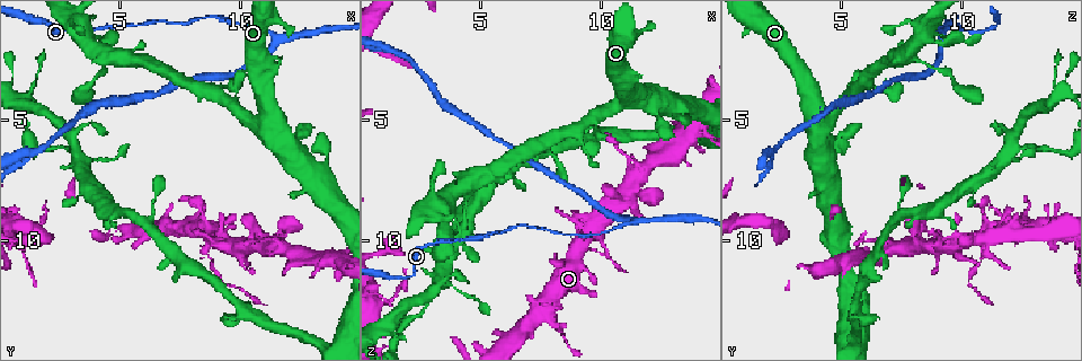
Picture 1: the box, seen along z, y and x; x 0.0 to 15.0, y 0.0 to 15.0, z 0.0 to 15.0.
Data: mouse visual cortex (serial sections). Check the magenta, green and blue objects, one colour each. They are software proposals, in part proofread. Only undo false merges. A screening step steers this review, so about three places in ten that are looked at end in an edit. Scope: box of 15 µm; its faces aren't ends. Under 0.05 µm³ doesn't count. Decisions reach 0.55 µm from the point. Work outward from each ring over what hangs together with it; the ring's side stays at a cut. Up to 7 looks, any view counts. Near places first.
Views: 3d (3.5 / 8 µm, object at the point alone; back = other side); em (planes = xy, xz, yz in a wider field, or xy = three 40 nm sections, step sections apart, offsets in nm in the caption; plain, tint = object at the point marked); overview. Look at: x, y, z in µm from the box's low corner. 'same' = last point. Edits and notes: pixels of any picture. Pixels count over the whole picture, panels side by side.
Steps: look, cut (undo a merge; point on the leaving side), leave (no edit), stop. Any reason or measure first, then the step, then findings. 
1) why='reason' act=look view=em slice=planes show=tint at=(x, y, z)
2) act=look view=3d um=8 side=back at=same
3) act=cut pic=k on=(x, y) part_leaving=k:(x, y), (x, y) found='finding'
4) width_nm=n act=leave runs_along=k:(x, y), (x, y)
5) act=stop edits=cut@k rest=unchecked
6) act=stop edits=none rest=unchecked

why='sudden change in width' act=look view=3d um=3.5 at=(8.6, 10.3, 11.0)

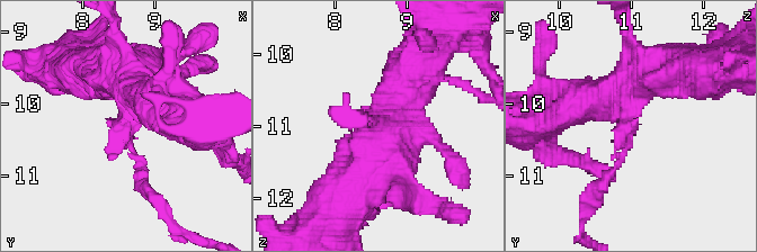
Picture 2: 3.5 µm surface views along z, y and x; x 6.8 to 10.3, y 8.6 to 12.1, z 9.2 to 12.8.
arm_widths_nm=150,600 act=look view=em slice=xy step=5 show=tint at=(8.60, 10.30, 10.90)

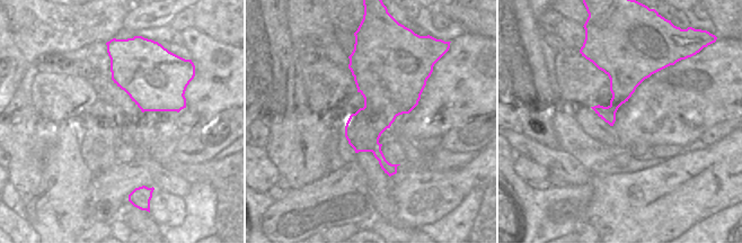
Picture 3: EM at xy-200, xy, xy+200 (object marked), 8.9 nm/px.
act=leave runs_along=2:(643, 73), (597, 191) found='continuous, no second cell'

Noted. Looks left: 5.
why='three-way junction' act=look view=3d um=3.5 at=(11.5, 1.6, 9.3)

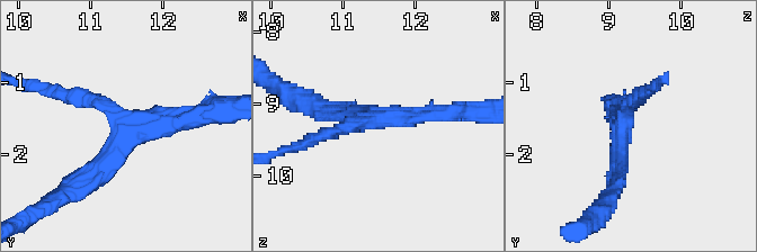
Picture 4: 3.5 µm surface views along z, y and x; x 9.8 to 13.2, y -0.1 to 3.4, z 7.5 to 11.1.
arms=3 arm_widths_nm=150,250,250 why='now the EM' act=look view=em slice=xy step=5 show=plain at=(11.45, 1.55, 9.20)

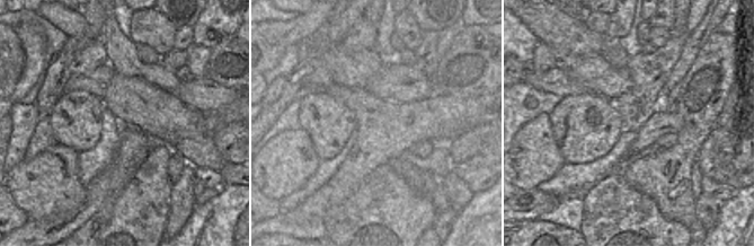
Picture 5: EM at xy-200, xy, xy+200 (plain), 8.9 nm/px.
act=look view=em slice=xy step=5 show=tint at=same

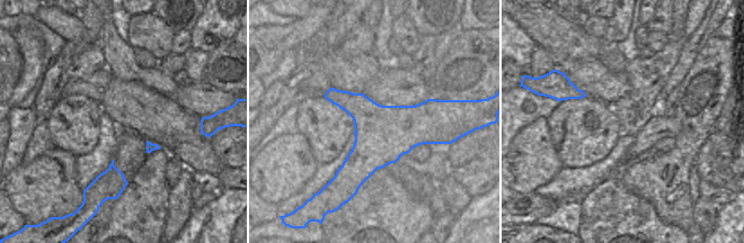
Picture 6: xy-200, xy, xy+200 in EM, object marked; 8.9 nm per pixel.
act=leave runs_along=4:(644, 95), (624, 116), (616, 185) found='continuous, no second cell'

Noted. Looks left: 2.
why='side arm on a straight run' act=look view=3d um=8 at=(1.5, 6.5, 2.1)

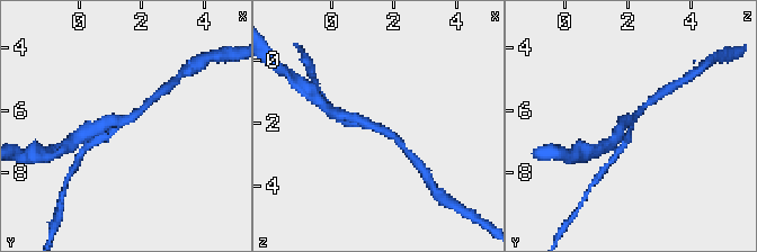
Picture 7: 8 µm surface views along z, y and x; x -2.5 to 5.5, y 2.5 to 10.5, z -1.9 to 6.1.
arms=3 arm_widths_nm=200,250,300 why='now the EM' act=look view=em slice=xy step=3 show=tint at=(1.4, 6.4, 2.2)

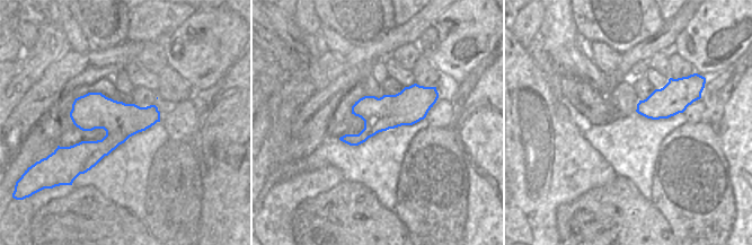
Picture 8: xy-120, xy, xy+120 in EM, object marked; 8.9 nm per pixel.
act=leave runs_along=8:(425, 90), (345, 139) found='all the same cell'

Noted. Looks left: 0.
act=stop edits=none rest=unchecked

